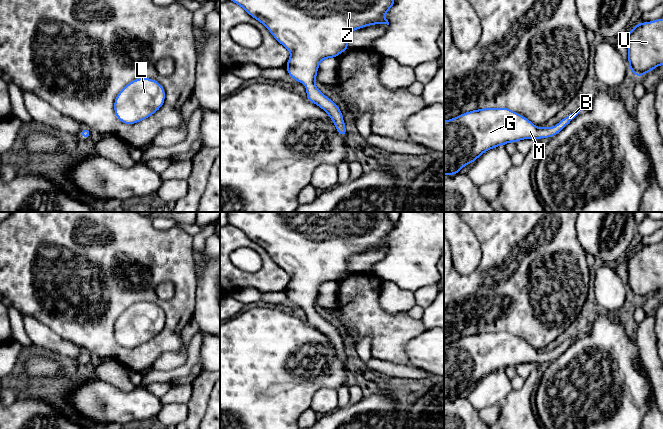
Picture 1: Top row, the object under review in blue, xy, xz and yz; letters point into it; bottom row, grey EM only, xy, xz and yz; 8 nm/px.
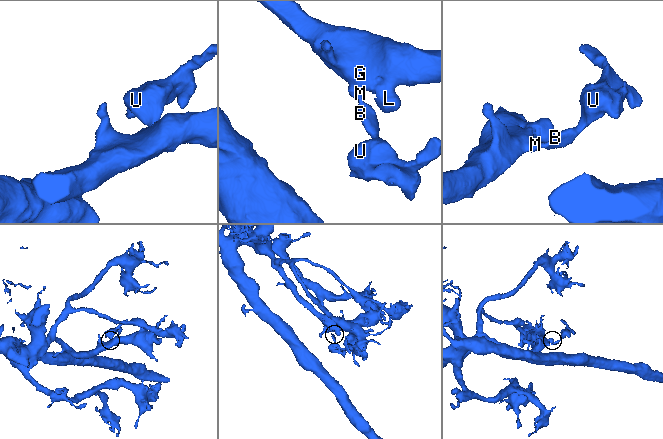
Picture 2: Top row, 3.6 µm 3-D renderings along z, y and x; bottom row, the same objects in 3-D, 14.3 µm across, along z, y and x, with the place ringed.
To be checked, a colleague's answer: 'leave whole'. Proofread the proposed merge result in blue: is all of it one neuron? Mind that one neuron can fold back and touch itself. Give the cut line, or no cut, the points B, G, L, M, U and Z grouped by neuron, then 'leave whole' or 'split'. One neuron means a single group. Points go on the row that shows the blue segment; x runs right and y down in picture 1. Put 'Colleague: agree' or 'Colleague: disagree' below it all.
no cut | B G L M U Z | leave whole
Colleague: agree

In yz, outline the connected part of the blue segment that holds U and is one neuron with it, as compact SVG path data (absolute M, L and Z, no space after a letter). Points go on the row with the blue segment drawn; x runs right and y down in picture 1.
M663 17L637 24L627 33L628 65L638 78L663 65Z

